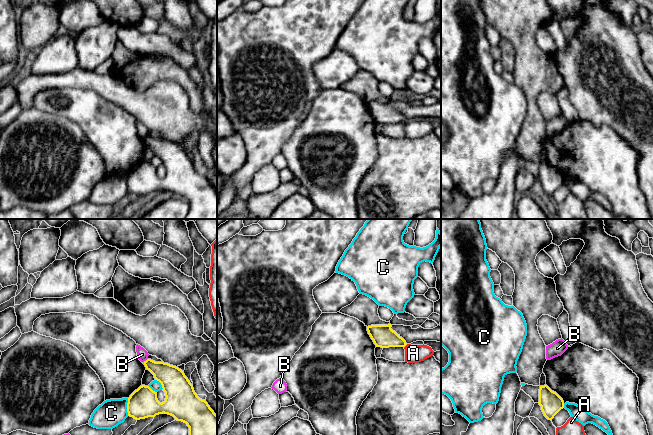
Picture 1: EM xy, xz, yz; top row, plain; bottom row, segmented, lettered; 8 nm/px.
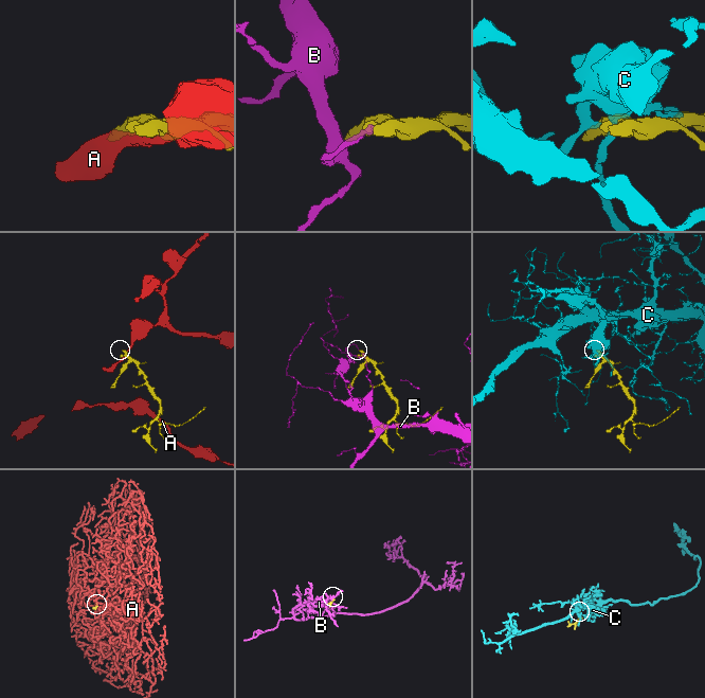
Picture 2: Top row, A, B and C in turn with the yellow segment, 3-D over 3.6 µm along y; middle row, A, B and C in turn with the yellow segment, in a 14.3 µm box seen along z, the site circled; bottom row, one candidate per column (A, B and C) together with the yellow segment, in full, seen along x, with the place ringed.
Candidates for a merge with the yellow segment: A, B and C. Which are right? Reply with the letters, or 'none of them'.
none of them

